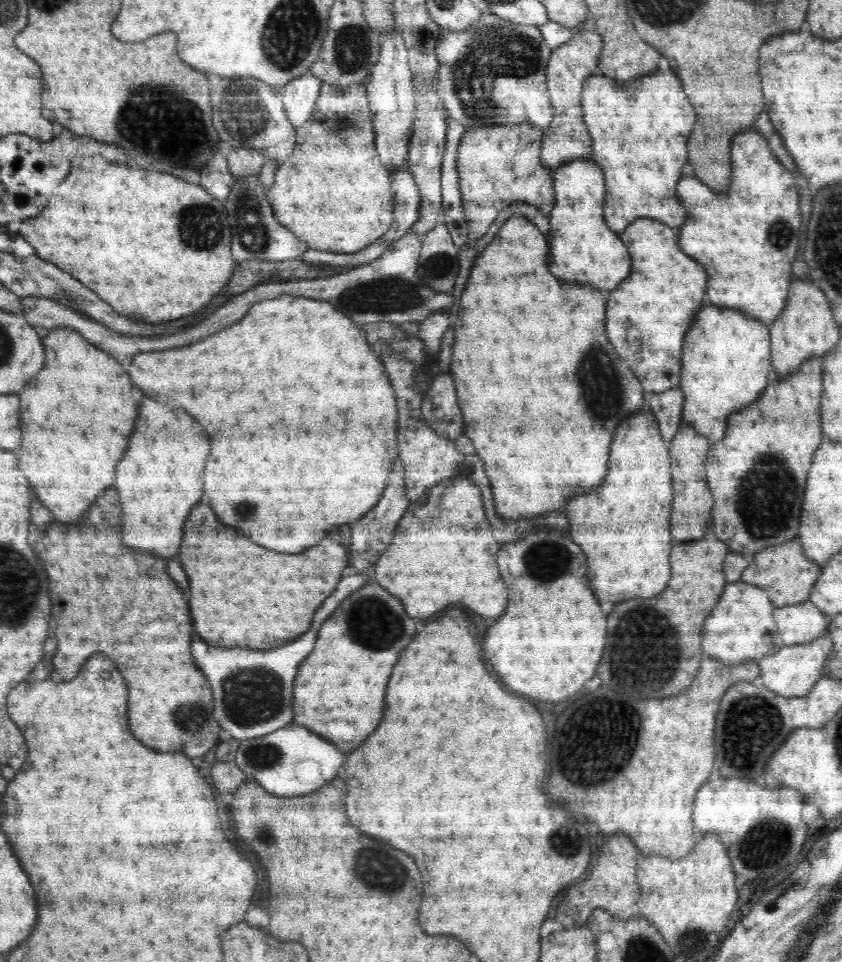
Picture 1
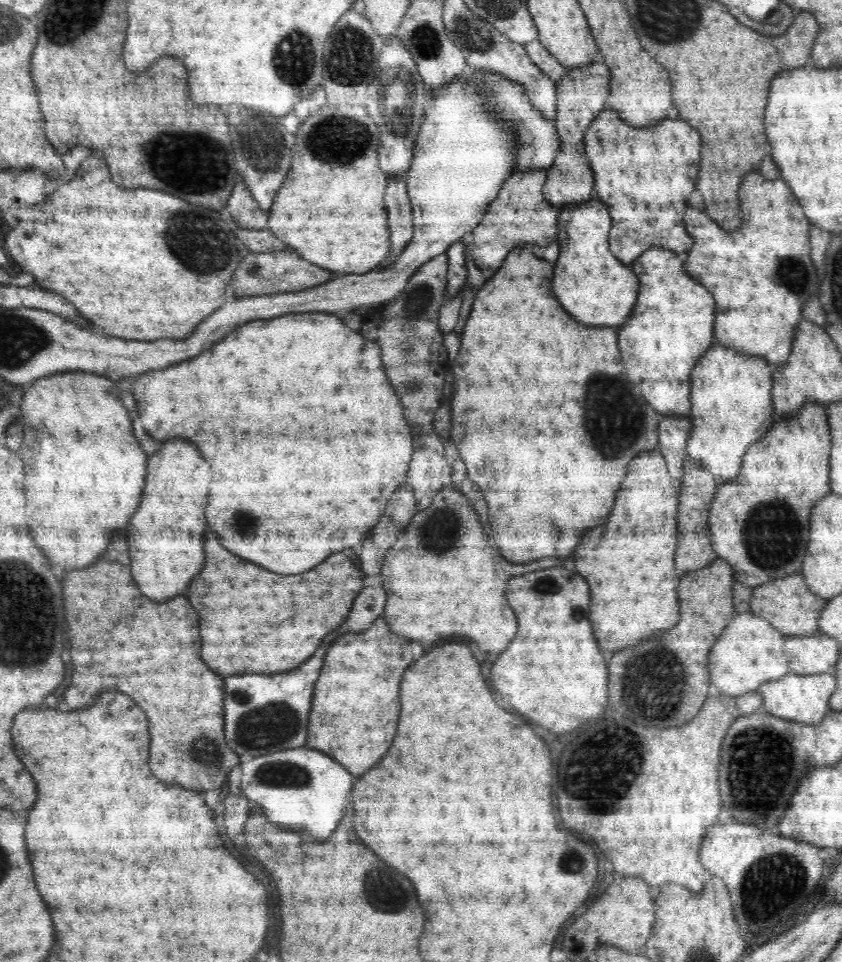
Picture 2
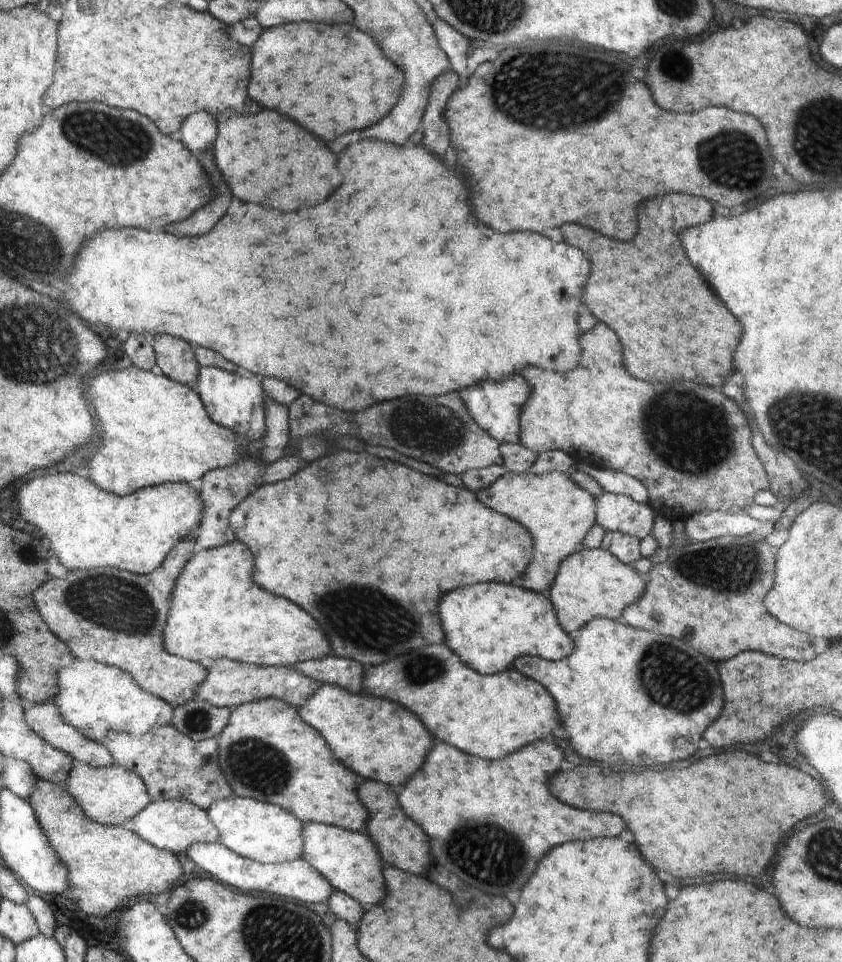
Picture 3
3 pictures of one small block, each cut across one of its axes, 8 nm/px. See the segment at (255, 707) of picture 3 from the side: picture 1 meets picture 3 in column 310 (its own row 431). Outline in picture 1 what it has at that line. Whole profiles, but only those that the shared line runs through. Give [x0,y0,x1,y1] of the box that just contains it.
[705,356,824,558]

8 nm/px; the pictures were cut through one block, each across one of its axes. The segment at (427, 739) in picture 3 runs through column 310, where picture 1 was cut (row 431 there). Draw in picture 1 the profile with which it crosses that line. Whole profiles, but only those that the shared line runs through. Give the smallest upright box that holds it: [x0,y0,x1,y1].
[679,306,775,443]

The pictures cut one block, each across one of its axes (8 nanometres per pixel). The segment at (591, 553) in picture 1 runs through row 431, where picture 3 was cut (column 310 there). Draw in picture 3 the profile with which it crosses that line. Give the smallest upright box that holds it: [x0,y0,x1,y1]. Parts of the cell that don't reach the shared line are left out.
[164,540,331,667]

